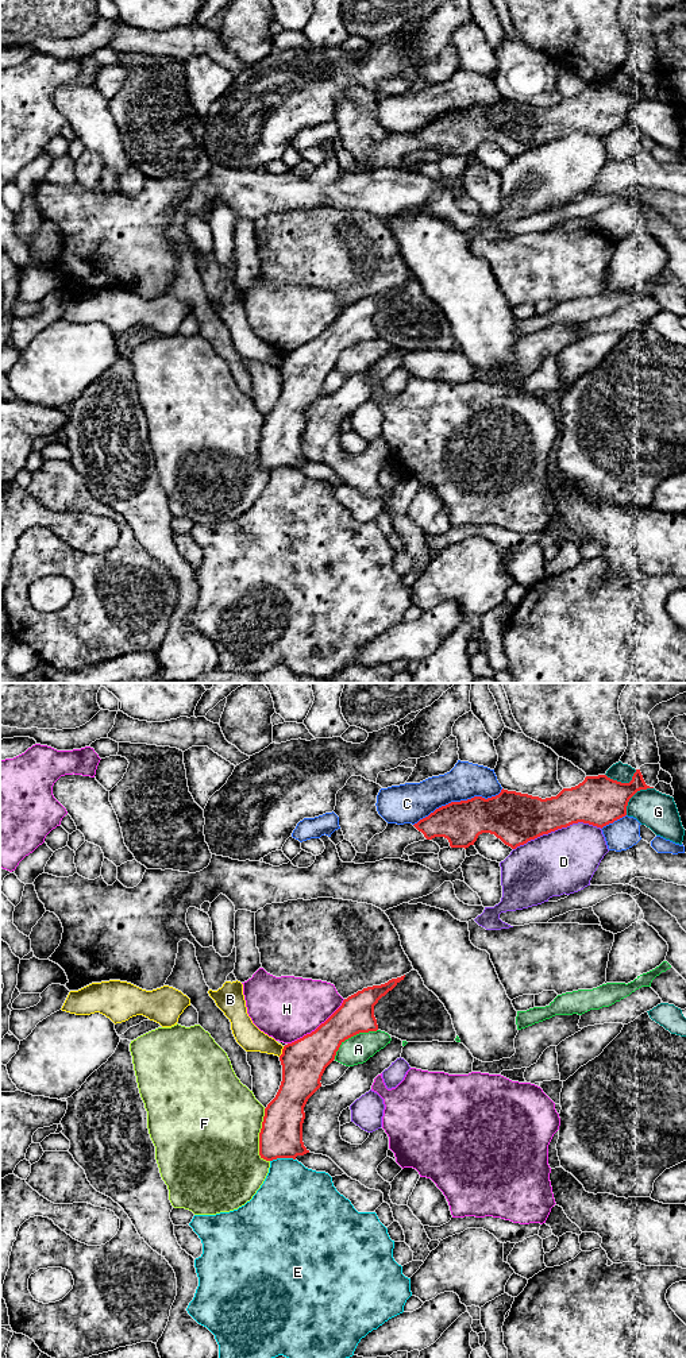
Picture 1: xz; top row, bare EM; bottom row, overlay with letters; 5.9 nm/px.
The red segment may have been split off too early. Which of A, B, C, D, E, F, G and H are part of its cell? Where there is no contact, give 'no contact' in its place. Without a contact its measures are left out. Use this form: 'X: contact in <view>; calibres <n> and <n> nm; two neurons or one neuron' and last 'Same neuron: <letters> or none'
A: contact in xz; calibres 220 and 170 nm; two neurons
B: contact in xz; calibres 260 and 150 nm; two neurons
C: contact in xz; calibres 260 and 220 nm; two neurons
D: contact in xz; calibres 300 and 380 nm; two neurons
E: contact in xz; calibres 260 and 400 nm; two neurons
F: contact in xz; calibres 260 and 500 nm; two neurons
G: contact in xz; calibres 300 and 220 nm; two neurons
H: contact in xz; calibres 260 and 380 nm; two neurons
Same neuron: none

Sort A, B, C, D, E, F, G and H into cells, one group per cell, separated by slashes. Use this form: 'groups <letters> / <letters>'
groups A B / C / D / E / F / G / H

